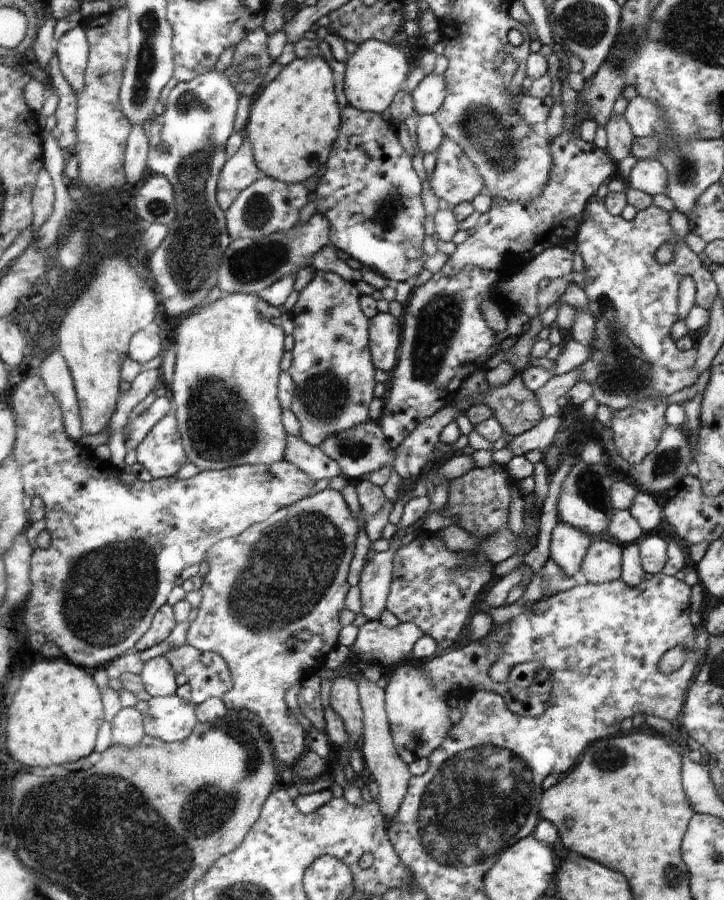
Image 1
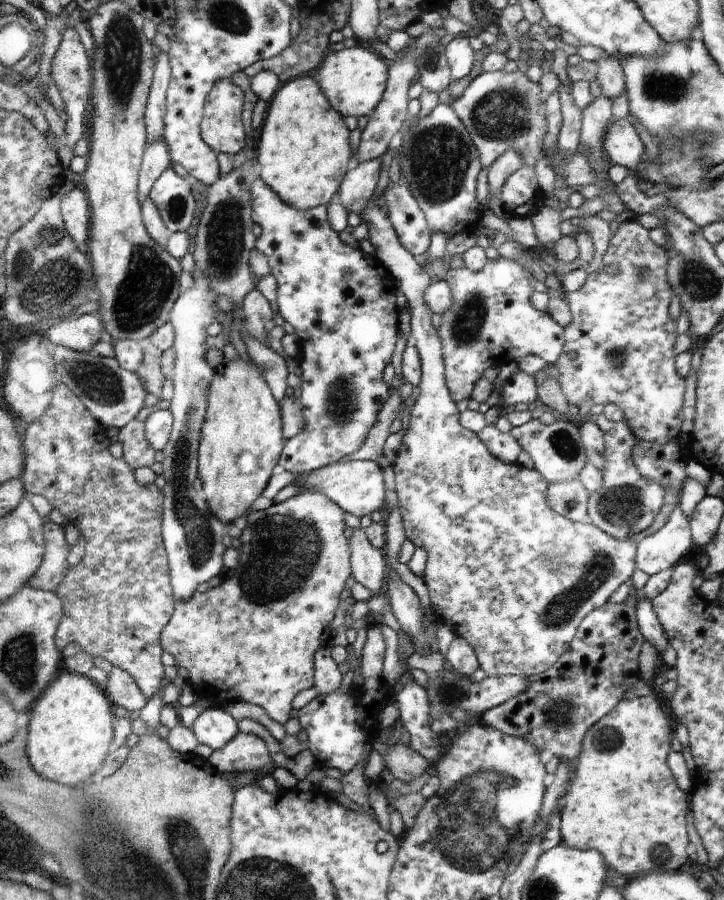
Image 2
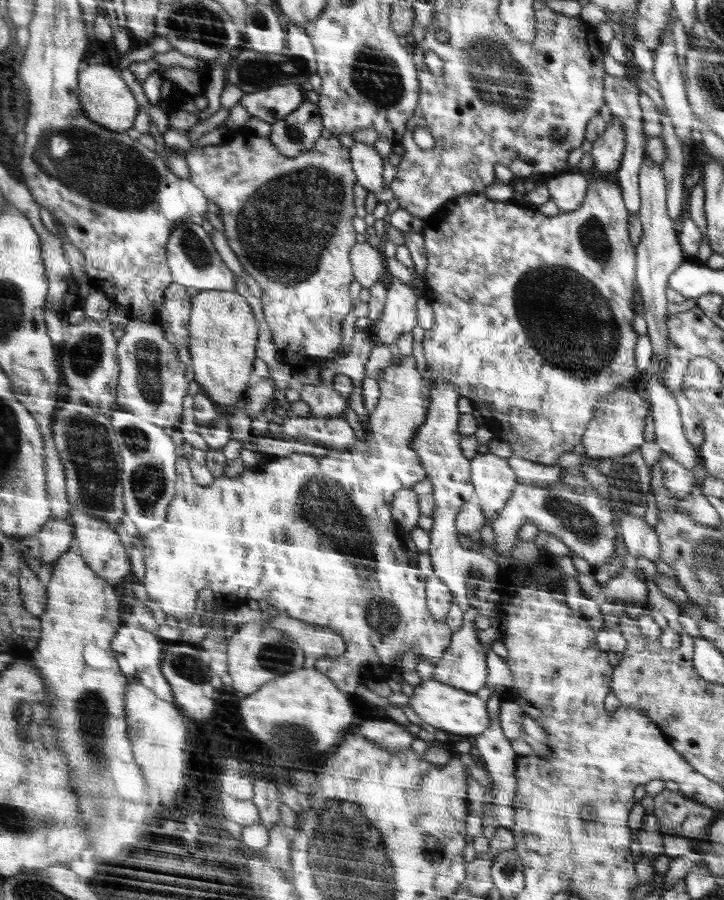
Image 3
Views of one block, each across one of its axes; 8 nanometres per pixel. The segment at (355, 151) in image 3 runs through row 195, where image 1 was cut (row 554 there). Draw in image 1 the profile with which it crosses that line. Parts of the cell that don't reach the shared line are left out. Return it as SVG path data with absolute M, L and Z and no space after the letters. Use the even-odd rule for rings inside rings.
M395 548L376 553L366 561L358 583L362 599L362 614L371 620L380 620L385 614L391 585Z

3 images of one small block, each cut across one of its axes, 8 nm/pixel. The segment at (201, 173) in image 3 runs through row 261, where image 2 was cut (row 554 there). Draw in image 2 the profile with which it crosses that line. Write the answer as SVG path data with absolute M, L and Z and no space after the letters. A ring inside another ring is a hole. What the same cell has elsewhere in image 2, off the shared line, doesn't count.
M302 491L288 498L284 502L272 504L263 511L252 512L243 524L243 535L240 540L243 543L240 549L239 565L231 571L222 584L207 590L205 593L196 592L191 600L177 600L175 616L163 632L163 646L176 659L177 665L188 671L189 684L194 688L197 697L206 697L207 694L230 694L231 701L250 702L256 706L262 706L266 714L276 722L284 724L290 718L290 708L294 696L306 688L315 686L315 652L322 648L326 632L330 632L330 620L336 616L338 596L344 590L346 580L350 578L350 546L344 538L344 512L330 497L314 491Z

